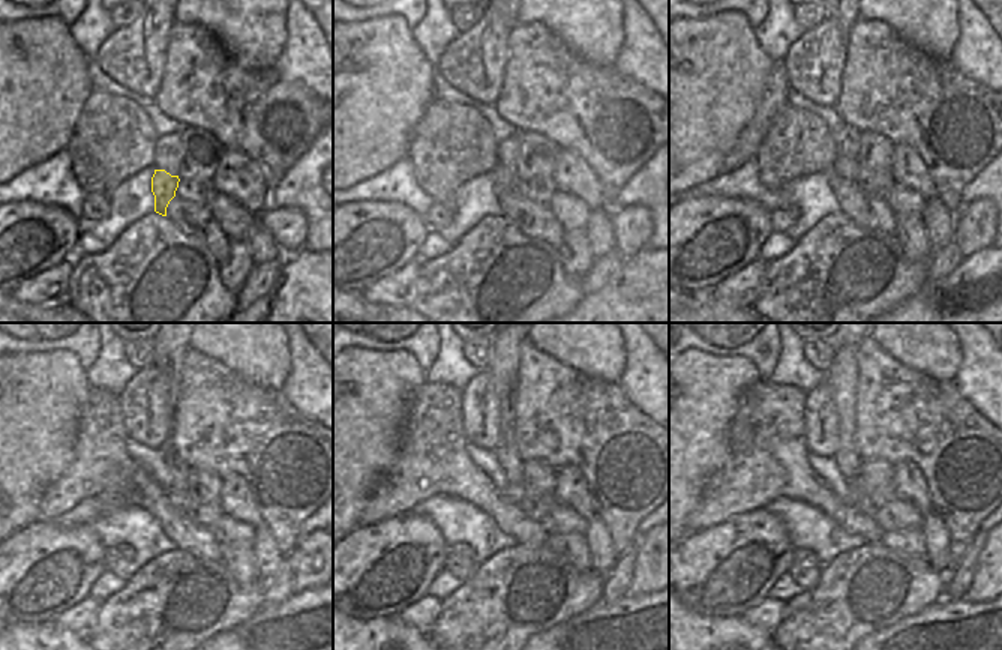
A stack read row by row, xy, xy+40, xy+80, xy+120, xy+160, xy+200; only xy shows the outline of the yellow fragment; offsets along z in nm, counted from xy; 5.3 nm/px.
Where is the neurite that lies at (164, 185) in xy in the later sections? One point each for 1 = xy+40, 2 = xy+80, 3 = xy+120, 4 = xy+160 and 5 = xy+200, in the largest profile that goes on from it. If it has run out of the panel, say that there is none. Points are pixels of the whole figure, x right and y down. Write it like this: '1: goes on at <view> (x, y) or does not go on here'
1: goes on at xy+40 (504, 179)
2: goes on at xy+80 (846, 167)
3: goes on at xy+120 (179, 499)
4: goes on at xy+160 (516, 494)
5: goes on at xy+200 (852, 484)

